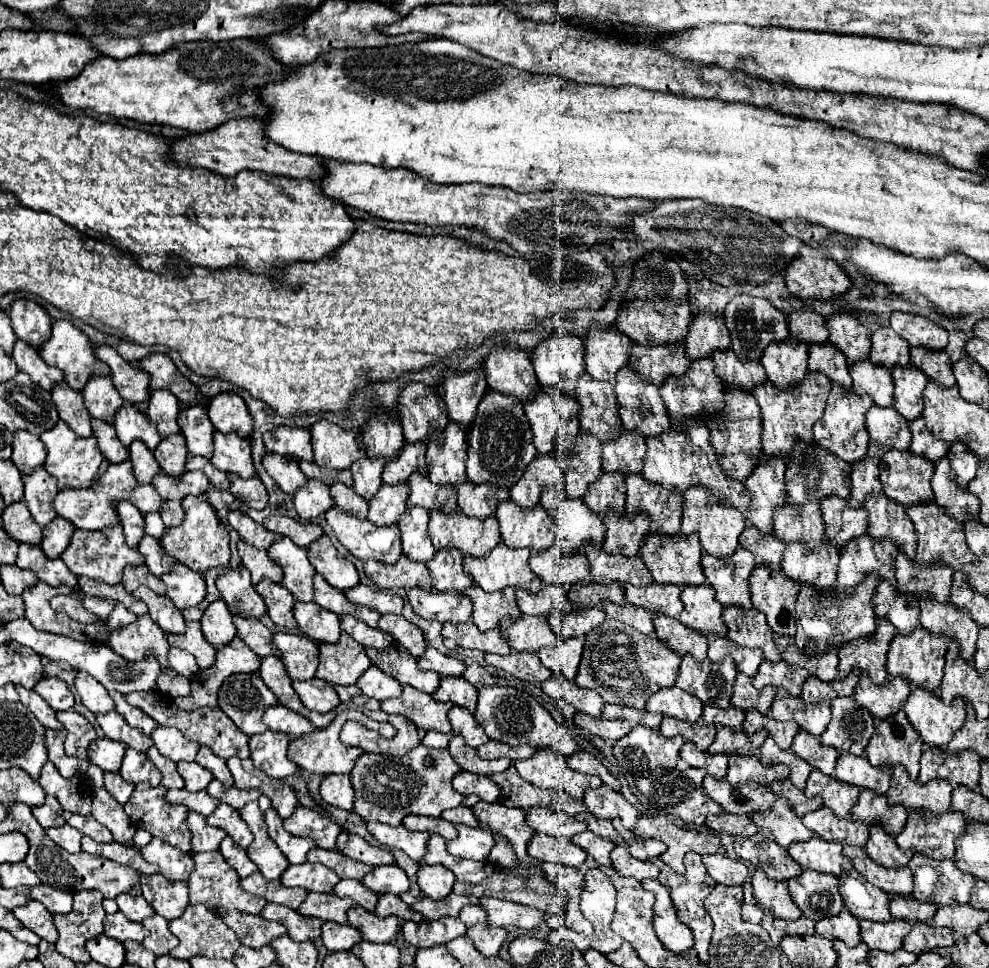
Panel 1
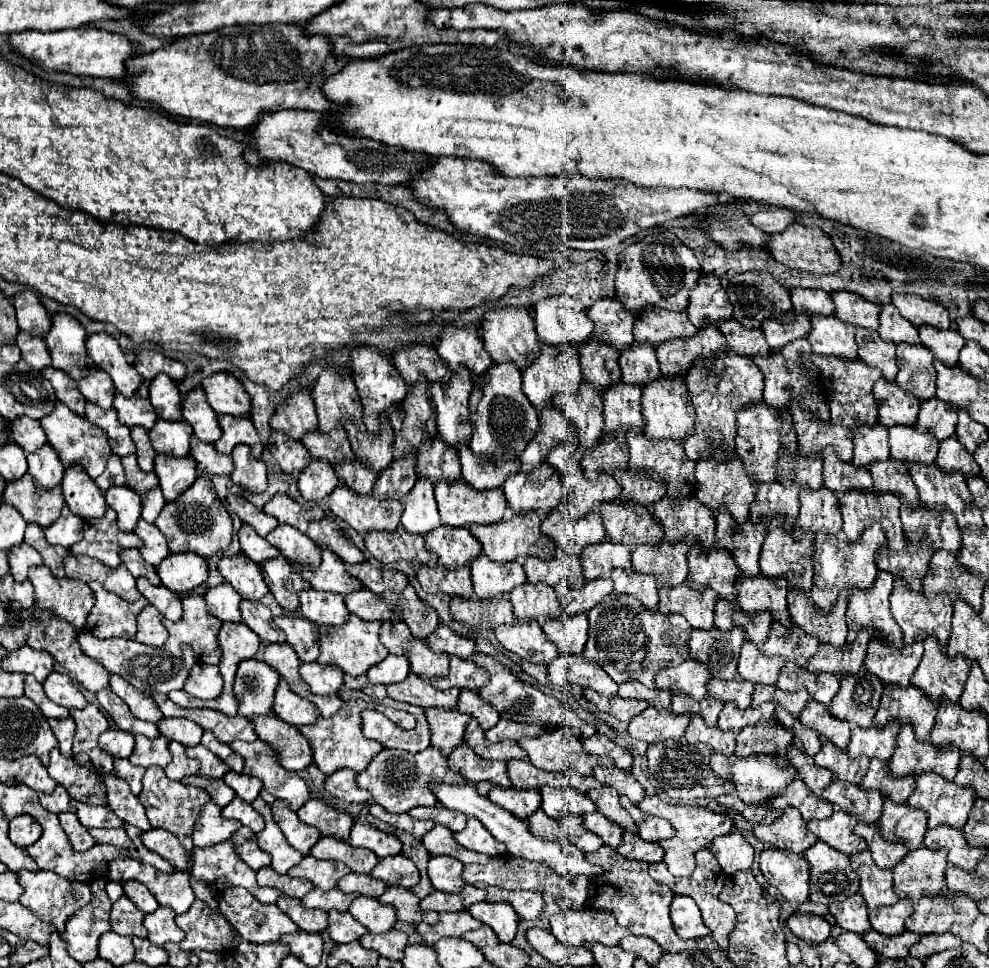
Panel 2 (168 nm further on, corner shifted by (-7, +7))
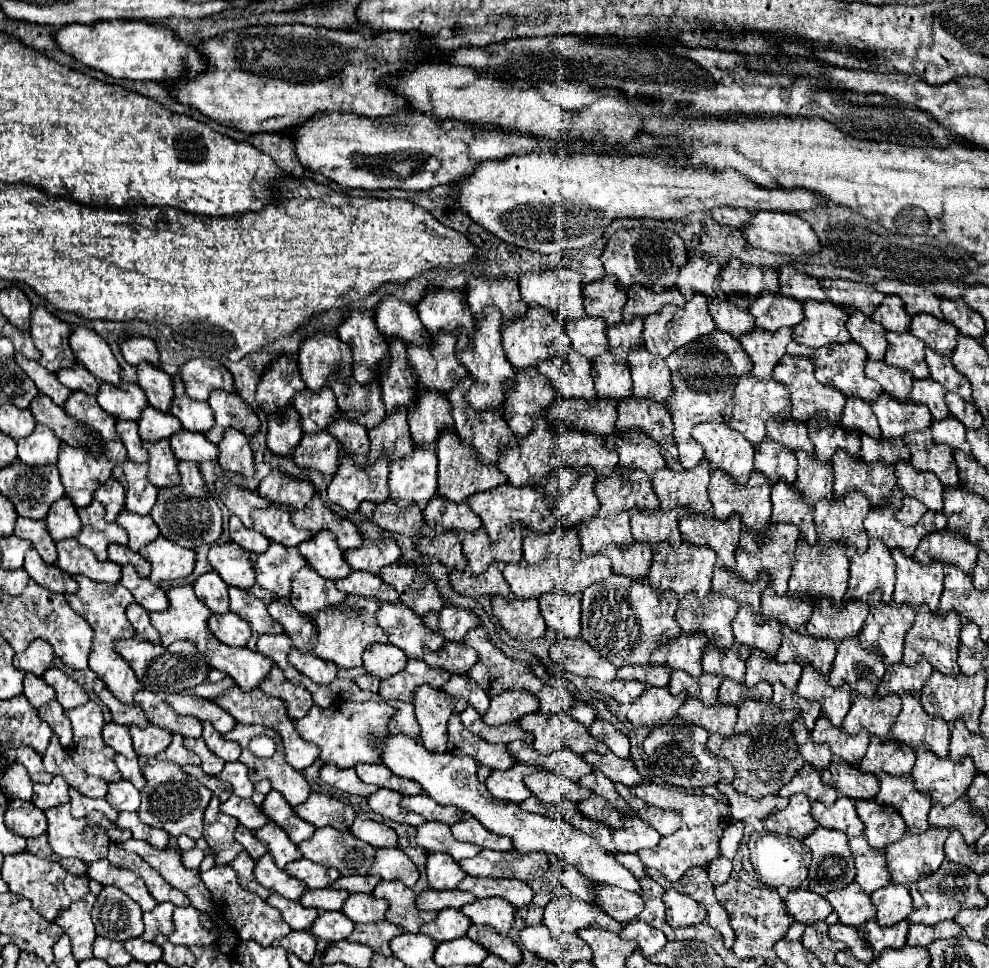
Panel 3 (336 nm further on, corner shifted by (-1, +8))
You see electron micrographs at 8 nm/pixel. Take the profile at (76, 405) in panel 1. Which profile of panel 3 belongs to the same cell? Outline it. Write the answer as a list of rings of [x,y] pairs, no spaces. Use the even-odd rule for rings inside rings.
[[[15,354],[13,358],[15,358],[15,362],[19,364],[19,368],[35,382],[35,386],[37,386],[37,390],[39,390],[41,394],[49,396],[57,406],[63,406],[63,404],[65,404],[65,400],[67,400],[67,396],[71,394],[71,390],[67,390],[67,388],[57,380],[57,376],[55,376],[53,372],[47,372],[39,362],[27,360],[27,358],[19,356],[19,354]]]

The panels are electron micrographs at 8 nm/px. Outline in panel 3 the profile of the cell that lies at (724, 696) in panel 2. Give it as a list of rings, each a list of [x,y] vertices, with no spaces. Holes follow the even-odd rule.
[[[733,642],[731,648],[715,648],[715,646],[705,648],[703,660],[701,660],[703,672],[743,682],[745,658],[749,658],[749,650],[745,644],[739,644],[739,642]]]

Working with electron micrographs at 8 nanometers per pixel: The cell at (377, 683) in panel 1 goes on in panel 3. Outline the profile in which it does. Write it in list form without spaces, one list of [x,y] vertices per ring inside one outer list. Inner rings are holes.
[[[371,644],[363,654],[367,672],[371,672],[377,678],[387,678],[391,674],[401,672],[407,660],[409,658],[405,656],[405,652],[393,644]]]

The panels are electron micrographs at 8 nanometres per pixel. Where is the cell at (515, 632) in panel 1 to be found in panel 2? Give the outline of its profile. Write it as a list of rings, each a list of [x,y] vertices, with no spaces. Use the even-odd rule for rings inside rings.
[[[525,583],[513,589],[513,593],[509,595],[511,595],[513,613],[521,623],[529,623],[529,621],[543,623],[545,619],[557,619],[563,615],[555,589],[549,589],[545,585]]]

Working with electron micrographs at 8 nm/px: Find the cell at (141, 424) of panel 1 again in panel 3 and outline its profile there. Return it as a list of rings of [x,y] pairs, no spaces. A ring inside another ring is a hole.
[[[103,382],[97,394],[97,402],[103,410],[111,412],[115,418],[139,420],[143,408],[147,406],[147,396],[139,384],[119,382],[119,386]]]

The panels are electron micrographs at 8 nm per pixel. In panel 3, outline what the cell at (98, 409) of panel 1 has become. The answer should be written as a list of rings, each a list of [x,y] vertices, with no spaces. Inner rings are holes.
[[[77,364],[73,368],[57,370],[57,378],[69,390],[81,390],[81,392],[87,392],[91,396],[95,396],[99,392],[99,380],[91,372],[87,372],[87,368],[83,368],[81,364]]]

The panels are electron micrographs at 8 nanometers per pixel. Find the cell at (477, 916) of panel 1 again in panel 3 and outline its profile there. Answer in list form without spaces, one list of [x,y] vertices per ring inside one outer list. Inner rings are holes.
[[[483,898],[483,900],[475,900],[471,904],[465,904],[461,908],[461,912],[465,916],[469,916],[473,924],[493,926],[499,934],[507,936],[507,932],[513,926],[515,908],[503,898]]]

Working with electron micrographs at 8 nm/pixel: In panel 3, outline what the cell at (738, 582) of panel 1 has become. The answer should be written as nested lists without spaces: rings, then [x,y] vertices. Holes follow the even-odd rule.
[[[719,468],[713,470],[711,476],[711,488],[709,488],[709,496],[713,502],[713,514],[717,516],[717,520],[727,520],[727,516],[731,516],[733,512],[739,512],[745,528],[749,530],[763,530],[765,524],[771,520],[771,482],[757,470],[751,472],[751,478],[745,486],[737,486],[733,482],[731,476],[727,476],[727,472],[721,472]]]

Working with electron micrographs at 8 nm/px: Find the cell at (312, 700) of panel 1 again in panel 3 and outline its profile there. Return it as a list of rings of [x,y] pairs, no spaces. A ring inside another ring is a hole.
[[[291,648],[289,662],[317,684],[331,684],[337,676],[337,666],[315,656],[313,652],[299,652],[297,648]]]

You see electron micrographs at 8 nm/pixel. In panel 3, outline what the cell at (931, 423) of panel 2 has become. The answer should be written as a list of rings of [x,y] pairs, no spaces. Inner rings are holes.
[[[931,378],[913,382],[911,400],[917,404],[927,404],[935,420],[943,420],[949,416],[949,408],[945,404],[945,388],[941,388],[941,384]]]

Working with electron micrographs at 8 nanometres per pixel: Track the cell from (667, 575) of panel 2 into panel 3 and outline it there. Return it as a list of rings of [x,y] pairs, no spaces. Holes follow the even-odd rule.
[[[679,506],[667,512],[639,512],[631,510],[631,530],[635,542],[659,544],[667,540],[669,544],[681,544],[679,532]]]

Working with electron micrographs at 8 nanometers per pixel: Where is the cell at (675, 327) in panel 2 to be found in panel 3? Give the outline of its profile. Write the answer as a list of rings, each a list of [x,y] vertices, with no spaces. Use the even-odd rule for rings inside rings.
[[[631,284],[631,288],[627,290],[627,304],[623,306],[623,320],[633,320],[635,316],[647,316],[647,314],[655,314],[659,312],[659,308],[663,308],[663,304],[667,302],[675,302],[677,306],[685,304],[683,296],[675,290],[667,290],[661,294],[649,292],[647,288],[643,288],[643,284]]]

